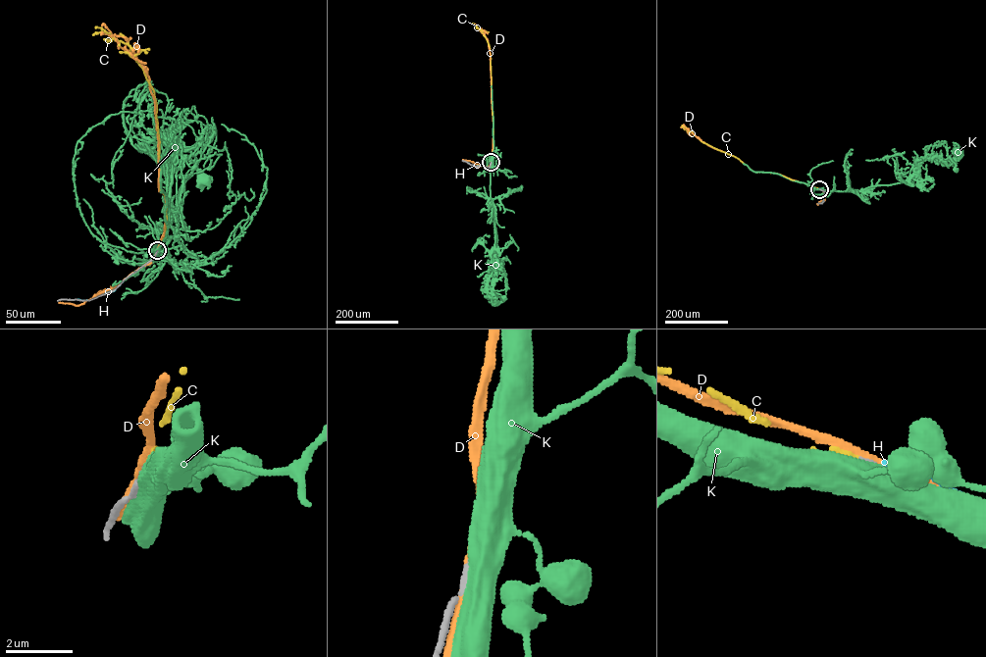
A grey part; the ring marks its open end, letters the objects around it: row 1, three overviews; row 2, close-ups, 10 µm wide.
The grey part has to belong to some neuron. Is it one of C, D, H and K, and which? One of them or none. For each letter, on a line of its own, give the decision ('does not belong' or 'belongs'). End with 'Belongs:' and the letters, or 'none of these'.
C: belongs
D: does not belong
H: does not belong
K: does not belong
Belongs: C

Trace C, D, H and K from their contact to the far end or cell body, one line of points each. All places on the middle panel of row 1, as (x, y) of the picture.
C: (491, 162), (493, 125), (490, 47), (483, 31), (472, 24)
D: (491, 163), (492, 125), (490, 52), (487, 39), (475, 24)
H: (491, 163), (487, 167), (468, 163)
K: (491, 163), (495, 263), (490, 289), (504, 297)

